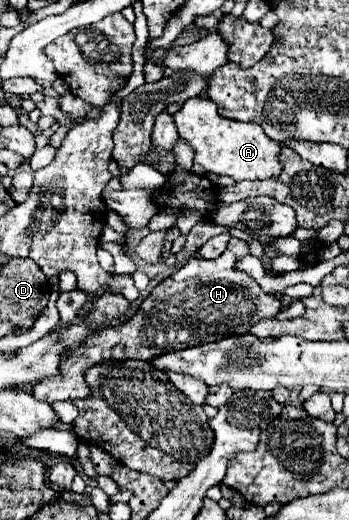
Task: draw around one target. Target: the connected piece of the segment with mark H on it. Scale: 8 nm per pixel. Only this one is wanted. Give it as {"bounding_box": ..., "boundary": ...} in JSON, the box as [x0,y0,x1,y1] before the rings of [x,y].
{"bounding_box":[33,237,281,403],"boundary":[[[231,237],[227,249],[217,259],[191,257],[187,265],[171,273],[143,299],[139,311],[127,323],[95,329],[95,337],[87,337],[87,341],[83,341],[83,349],[67,353],[69,357],[63,357],[59,377],[49,377],[35,383],[33,397],[49,403],[75,401],[89,395],[83,371],[97,365],[99,361],[125,357],[153,361],[163,353],[247,333],[249,327],[259,319],[273,319],[281,309],[281,301],[263,293],[249,275],[235,271],[233,267],[235,259],[243,257],[245,253],[247,243]]]}

